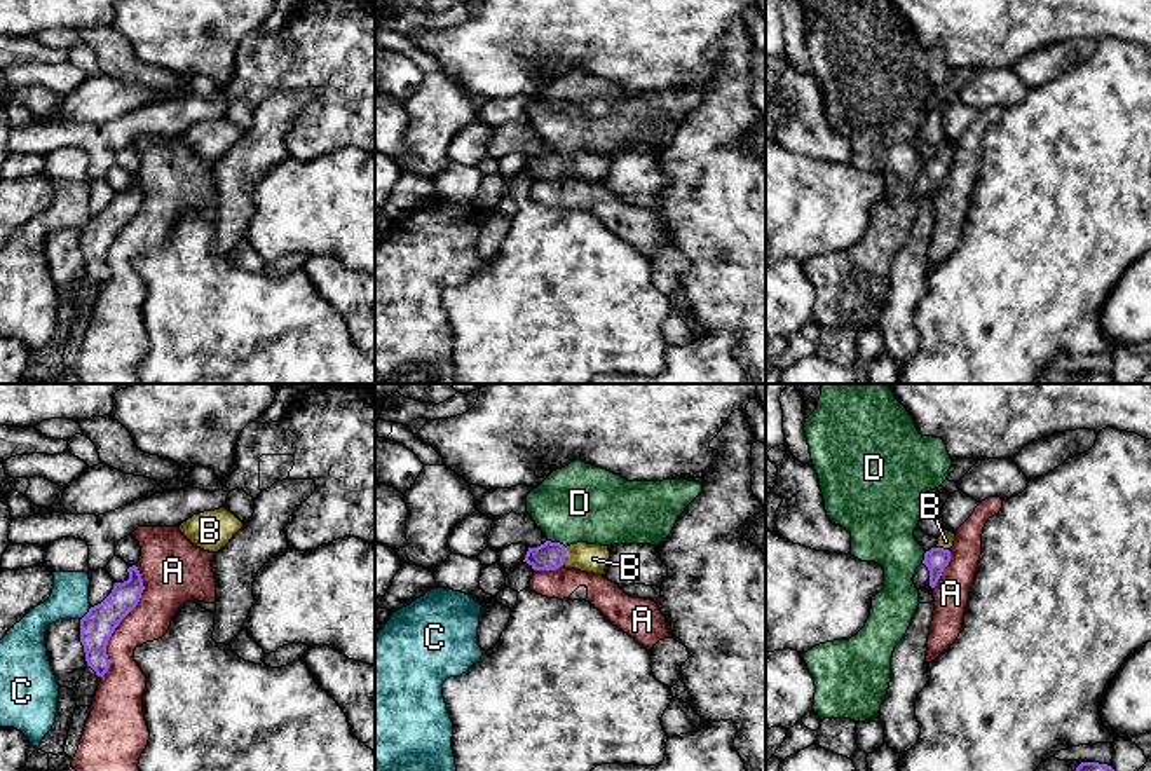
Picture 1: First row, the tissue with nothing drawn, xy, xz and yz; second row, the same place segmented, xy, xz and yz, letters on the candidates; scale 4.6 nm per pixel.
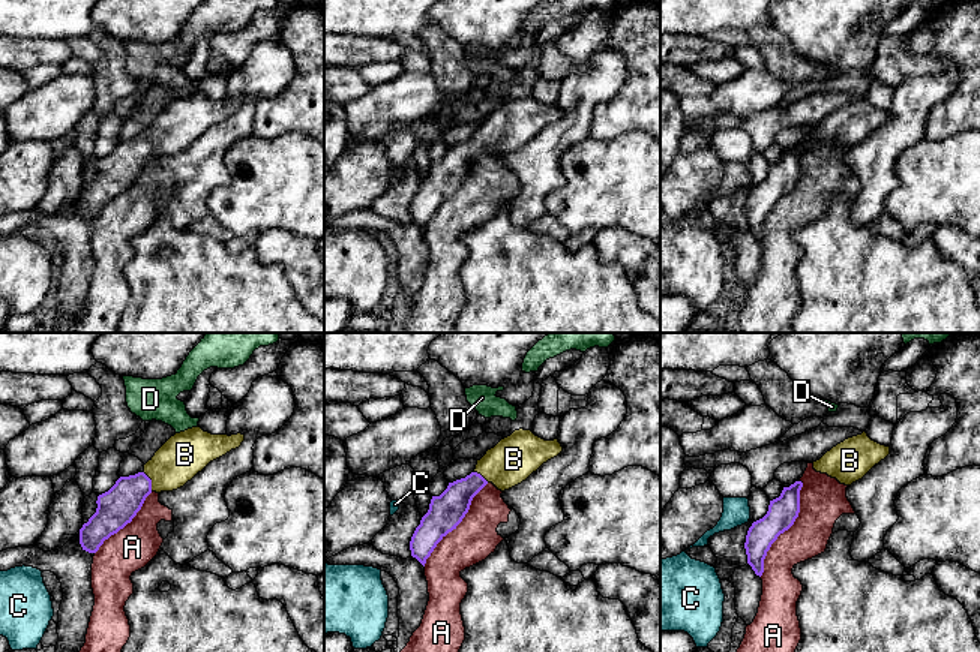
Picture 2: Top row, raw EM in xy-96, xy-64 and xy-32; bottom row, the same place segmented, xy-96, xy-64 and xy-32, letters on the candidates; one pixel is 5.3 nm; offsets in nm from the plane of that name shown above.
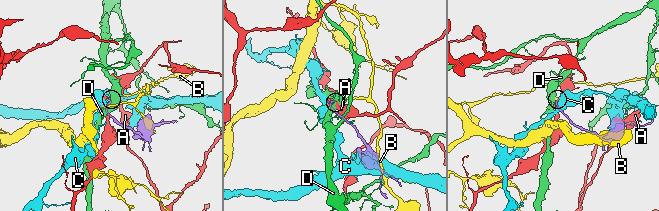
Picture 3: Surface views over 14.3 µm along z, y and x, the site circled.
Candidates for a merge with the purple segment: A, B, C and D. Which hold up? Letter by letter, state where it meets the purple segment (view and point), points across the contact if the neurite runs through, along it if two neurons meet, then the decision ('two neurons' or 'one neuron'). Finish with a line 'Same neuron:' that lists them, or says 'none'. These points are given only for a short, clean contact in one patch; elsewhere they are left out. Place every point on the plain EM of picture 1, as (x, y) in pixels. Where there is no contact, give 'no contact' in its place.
A: xy (121, 229) | two neurons
B: xz (564, 166) | across xz (550, 164), (564, 166), (593, 168) | one neuron
C: xy (86, 224) | two neurons
D: xz (557, 152) | along xz (548, 149), (565, 156) | two neurons
Same neuron: B

